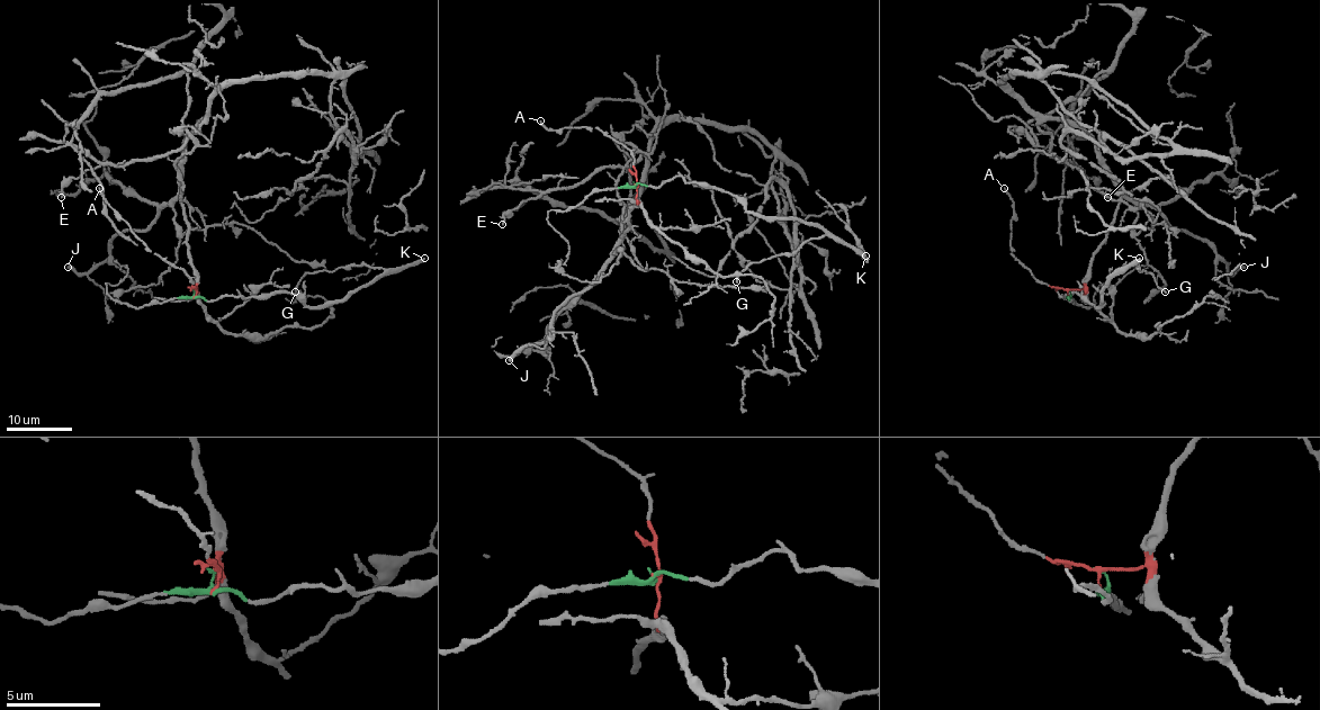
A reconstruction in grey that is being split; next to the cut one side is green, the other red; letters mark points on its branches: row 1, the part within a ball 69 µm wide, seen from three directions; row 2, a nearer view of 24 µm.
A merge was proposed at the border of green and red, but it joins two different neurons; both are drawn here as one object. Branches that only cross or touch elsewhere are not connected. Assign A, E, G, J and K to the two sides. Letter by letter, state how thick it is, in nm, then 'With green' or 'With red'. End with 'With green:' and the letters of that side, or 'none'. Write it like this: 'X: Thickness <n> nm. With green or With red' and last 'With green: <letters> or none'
A: Thickness 170 nm. With red
E: Thickness 180 nm. With red
G: Thickness 190 nm. With green
J: Thickness 400 nm. With red
K: Thickness 400 nm. With green
With green: G, K

